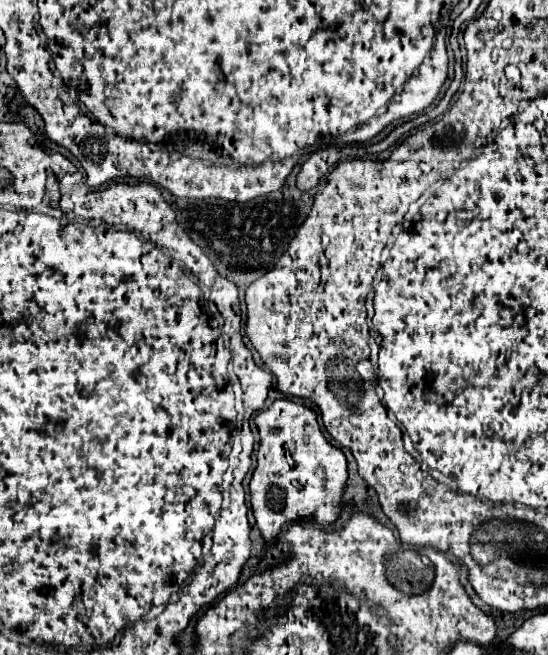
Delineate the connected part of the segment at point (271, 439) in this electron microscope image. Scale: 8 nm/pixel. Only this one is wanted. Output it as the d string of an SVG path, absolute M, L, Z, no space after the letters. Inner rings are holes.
M276 400L256 416L256 426L262 440L250 480L250 502L264 540L276 542L280 528L296 518L312 518L322 524L334 522L348 478L346 458L340 448L324 438L316 412L298 402ZM272 486L282 492L270 492Z

